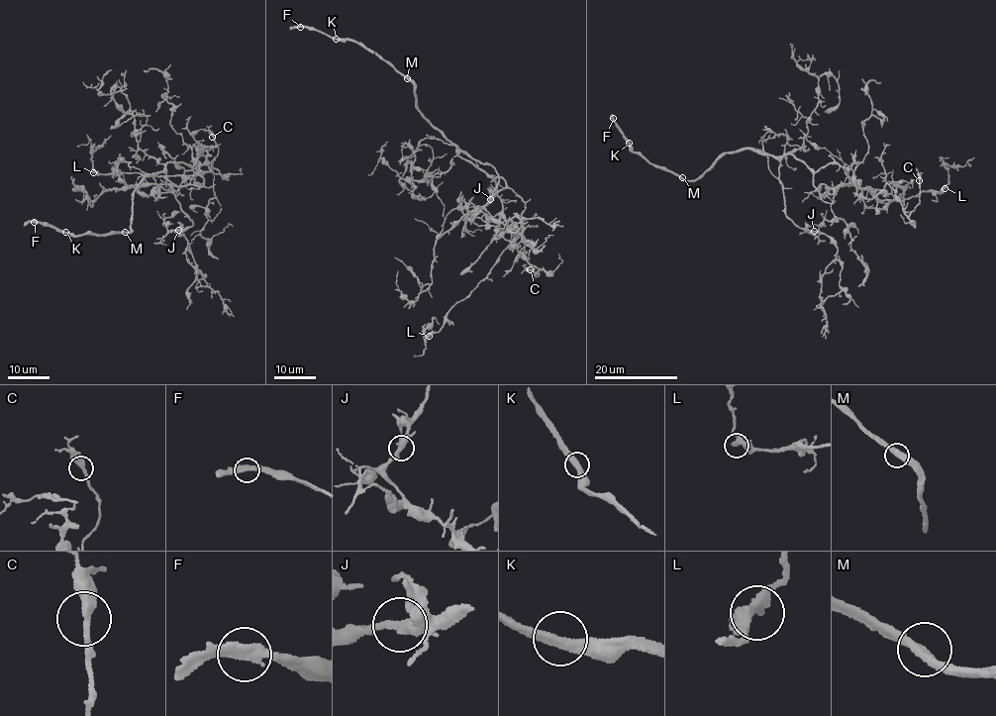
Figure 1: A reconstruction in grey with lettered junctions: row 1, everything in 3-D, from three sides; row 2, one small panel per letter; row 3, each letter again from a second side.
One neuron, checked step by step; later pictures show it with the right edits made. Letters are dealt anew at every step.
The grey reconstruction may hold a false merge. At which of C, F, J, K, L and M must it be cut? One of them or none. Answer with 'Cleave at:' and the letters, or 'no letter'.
Cleave at: no letter

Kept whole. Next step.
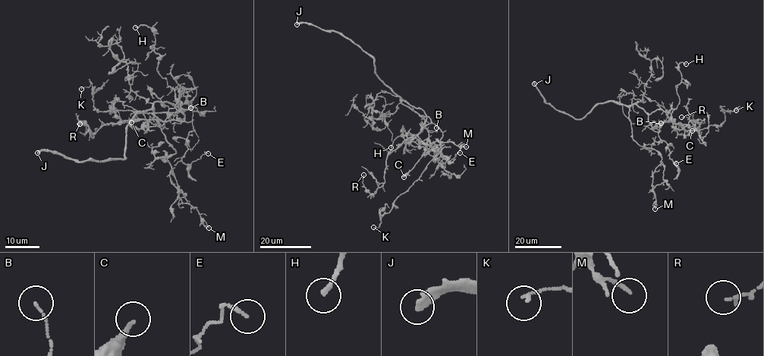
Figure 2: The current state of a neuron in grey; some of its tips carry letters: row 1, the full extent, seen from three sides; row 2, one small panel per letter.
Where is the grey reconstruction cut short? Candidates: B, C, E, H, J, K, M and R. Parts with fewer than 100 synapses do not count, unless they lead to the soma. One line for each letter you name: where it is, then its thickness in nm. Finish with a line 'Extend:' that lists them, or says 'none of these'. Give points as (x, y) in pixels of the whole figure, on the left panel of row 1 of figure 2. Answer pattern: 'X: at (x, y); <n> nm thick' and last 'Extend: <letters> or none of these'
J: at (37, 152); 400 nm thick
Extend: J

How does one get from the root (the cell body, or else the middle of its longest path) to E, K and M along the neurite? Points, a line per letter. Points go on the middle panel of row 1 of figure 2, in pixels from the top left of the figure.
E: (414, 112), (429, 117), (442, 132), (440, 143), (443, 148), (440, 153), (443, 159), (449, 161), (460, 152)
K: (414, 112), (424, 118), (429, 141), (438, 152), (388, 212), (379, 213), (380, 225), (373, 227)
M: (414, 112), (401, 100), (424, 111), (426, 118), (418, 137), (429, 146), (437, 140), (466, 146)

